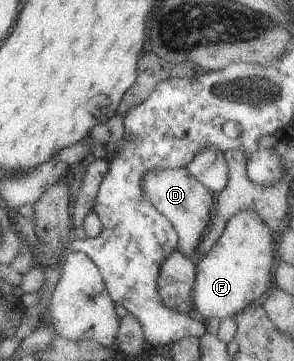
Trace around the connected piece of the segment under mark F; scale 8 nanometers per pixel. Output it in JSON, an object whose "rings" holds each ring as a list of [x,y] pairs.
{"rings":[[[251,210],[233,214],[219,238],[195,268],[191,292],[194,315],[203,321],[213,317],[222,319],[232,317],[252,304],[260,303],[273,286],[272,269],[278,261],[275,255],[275,235]]]}

